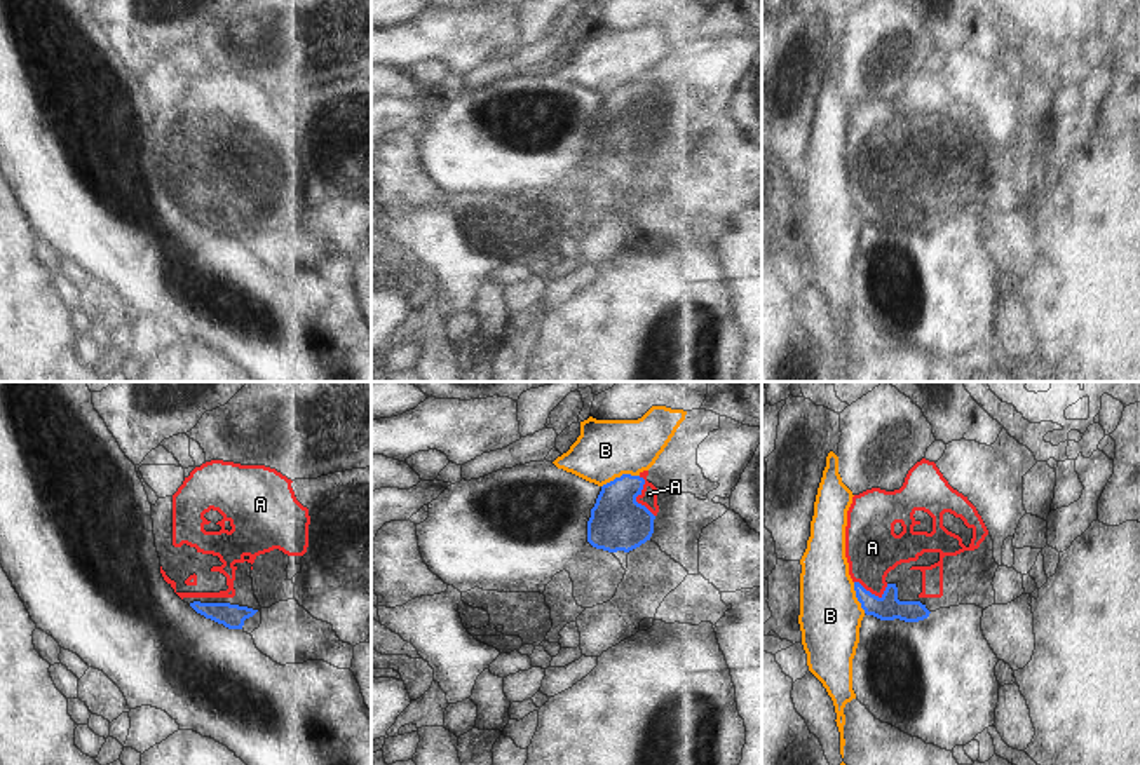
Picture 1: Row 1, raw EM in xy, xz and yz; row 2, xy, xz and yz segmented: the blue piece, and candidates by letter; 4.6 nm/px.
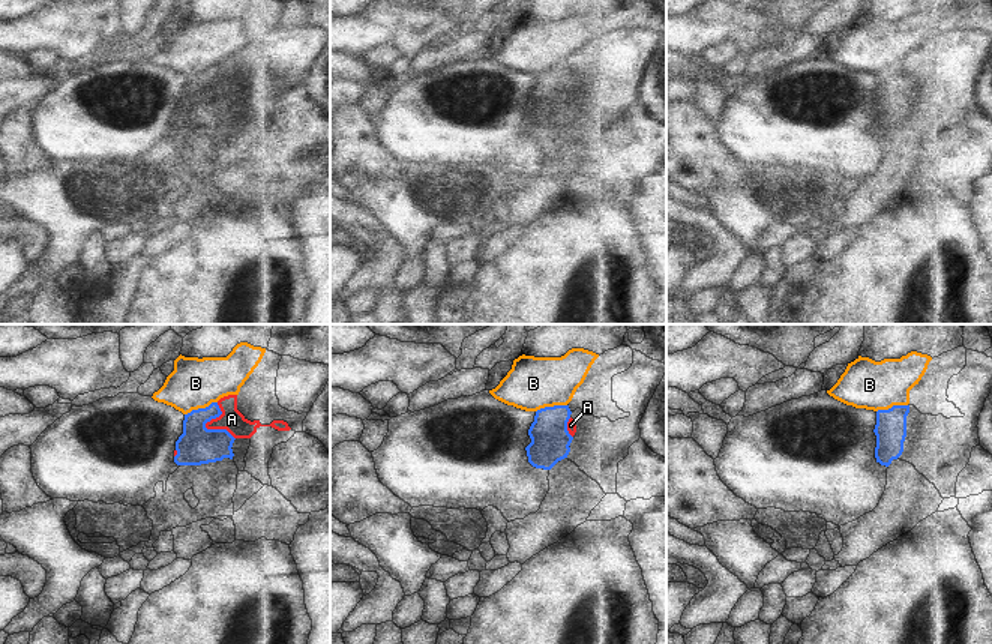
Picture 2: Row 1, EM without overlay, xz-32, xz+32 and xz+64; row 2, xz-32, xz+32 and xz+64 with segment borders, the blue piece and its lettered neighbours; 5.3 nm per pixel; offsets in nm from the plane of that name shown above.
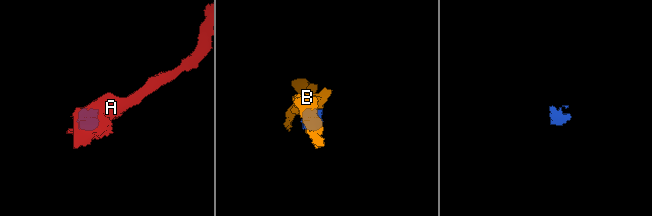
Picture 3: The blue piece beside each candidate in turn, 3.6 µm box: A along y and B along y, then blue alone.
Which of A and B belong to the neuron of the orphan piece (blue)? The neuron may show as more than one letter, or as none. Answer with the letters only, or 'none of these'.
none of these

